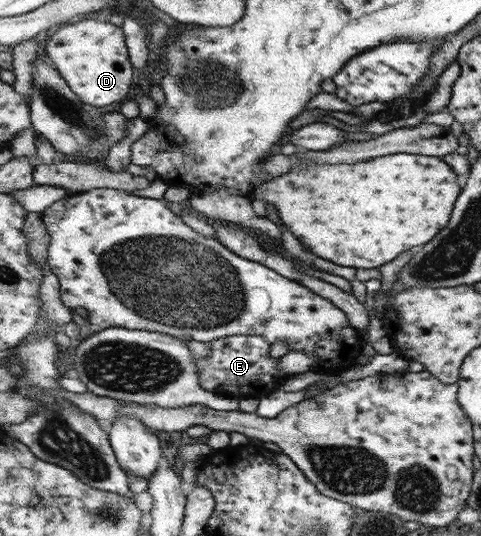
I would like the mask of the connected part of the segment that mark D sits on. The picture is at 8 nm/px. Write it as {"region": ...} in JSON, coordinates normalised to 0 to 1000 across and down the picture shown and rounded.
{"region":[[[181,32],[123,54],[94,82],[98,104],[173,192],[218,200],[264,181],[277,147],[277,119],[268,114],[252,50]]]}

